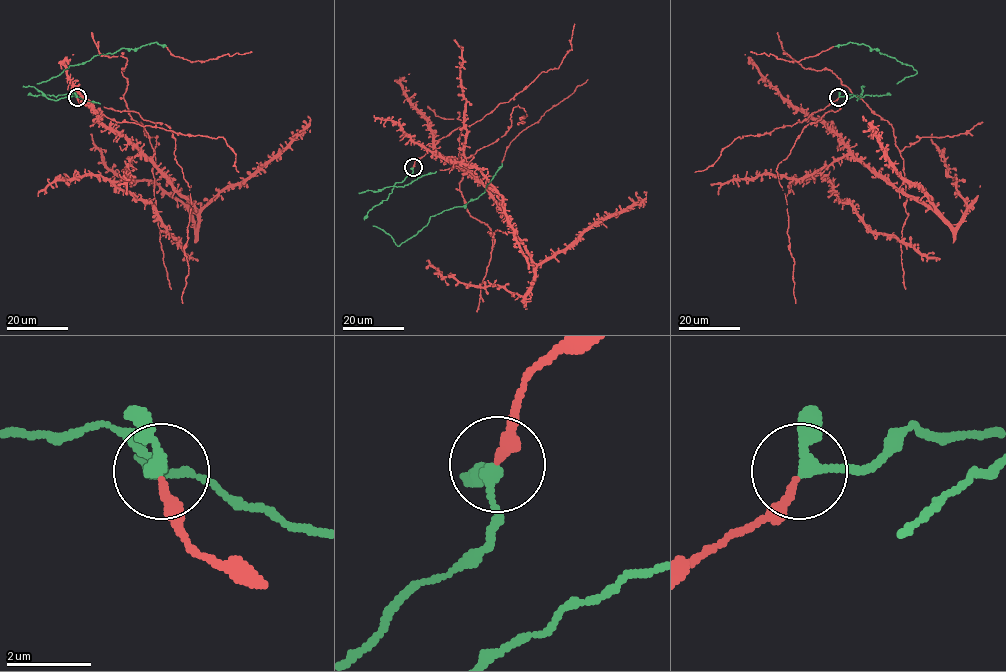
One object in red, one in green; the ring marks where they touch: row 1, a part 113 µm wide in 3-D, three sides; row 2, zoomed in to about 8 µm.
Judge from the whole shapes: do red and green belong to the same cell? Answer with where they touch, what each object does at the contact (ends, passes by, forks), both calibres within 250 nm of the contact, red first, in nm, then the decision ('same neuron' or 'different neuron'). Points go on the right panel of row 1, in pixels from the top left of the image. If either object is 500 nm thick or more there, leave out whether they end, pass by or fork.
at (838, 97); red ends there; green passes by; 200 nm thick on the red side, 240 nm on the other; same neuron

